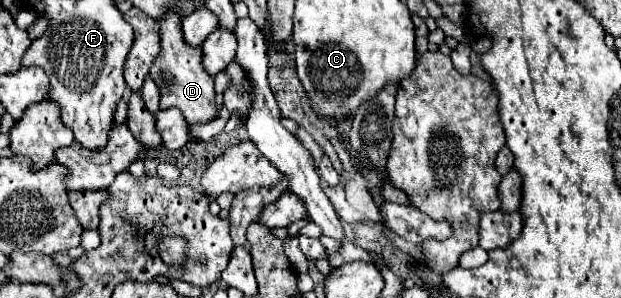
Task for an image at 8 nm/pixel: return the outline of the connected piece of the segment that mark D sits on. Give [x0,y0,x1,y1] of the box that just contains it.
[151,16,215,124]

